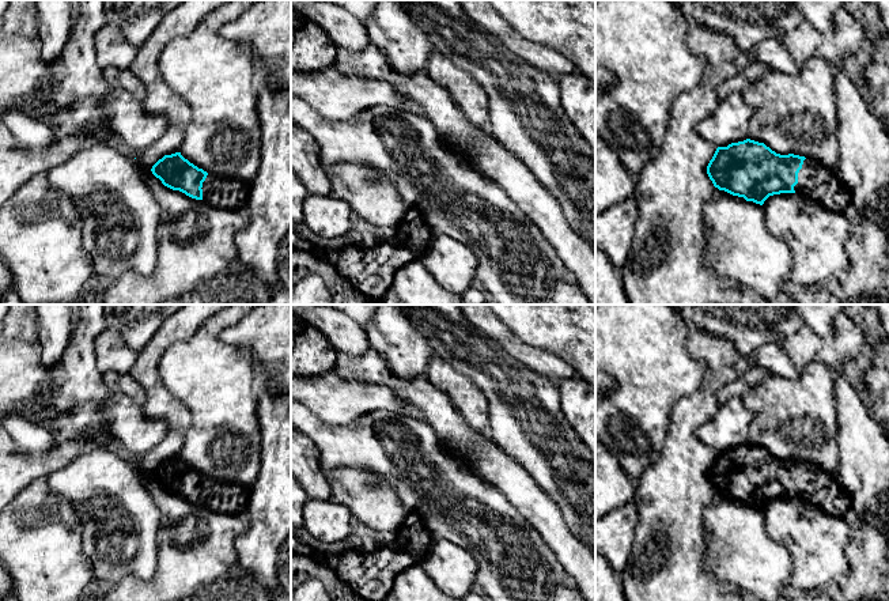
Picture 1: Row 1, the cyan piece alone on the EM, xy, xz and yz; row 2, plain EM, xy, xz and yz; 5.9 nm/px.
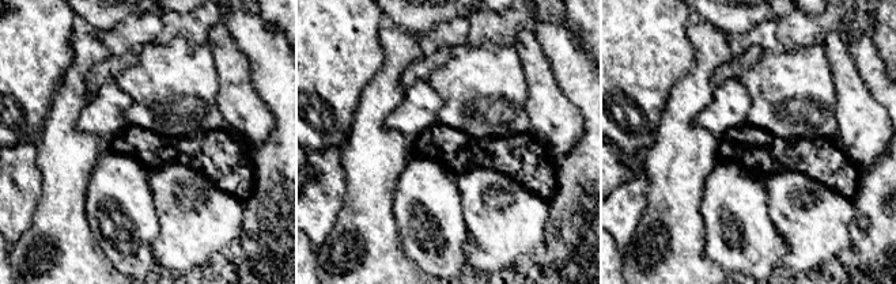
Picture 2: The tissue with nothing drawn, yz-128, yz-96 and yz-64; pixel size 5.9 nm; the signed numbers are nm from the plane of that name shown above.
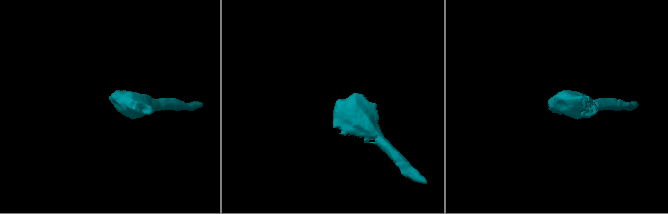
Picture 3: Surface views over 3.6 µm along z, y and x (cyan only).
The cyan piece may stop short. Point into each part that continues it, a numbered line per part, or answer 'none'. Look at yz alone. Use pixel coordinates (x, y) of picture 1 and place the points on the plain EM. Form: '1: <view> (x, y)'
1: yz (816, 487)

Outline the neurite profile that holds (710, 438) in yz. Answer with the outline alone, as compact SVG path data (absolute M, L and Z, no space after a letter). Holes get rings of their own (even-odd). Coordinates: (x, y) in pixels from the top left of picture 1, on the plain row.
M733 397L722 402L715 416L697 430L697 438L716 451L744 446L749 442L752 419L742 398Z

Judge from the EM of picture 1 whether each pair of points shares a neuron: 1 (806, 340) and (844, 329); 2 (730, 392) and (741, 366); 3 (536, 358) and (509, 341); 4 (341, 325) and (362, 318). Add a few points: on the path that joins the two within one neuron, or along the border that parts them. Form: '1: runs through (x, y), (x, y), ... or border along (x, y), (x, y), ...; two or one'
1: runs through (816, 343), (832, 343), (836, 339); one
2: border along (771, 373), (760, 367), (749, 367), (740, 374); two
3: runs through (529, 356), (515, 347); one
4: border along (351, 318), (363, 329); two

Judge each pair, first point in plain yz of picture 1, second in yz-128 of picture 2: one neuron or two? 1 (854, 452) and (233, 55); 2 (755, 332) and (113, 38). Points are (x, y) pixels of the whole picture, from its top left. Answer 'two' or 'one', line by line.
1: one
2: two

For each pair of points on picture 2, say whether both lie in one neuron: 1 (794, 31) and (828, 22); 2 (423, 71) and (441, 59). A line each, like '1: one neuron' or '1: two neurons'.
1: one neuron
2: one neuron

